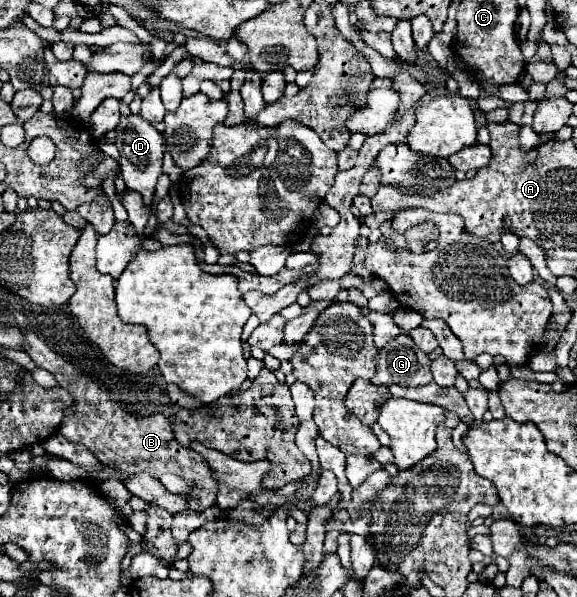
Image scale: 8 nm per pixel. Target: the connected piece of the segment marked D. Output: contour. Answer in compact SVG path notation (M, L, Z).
M130 115L122 117L118 129L116 129L116 147L120 151L120 175L126 181L126 187L132 191L138 191L144 197L144 205L152 205L154 199L154 187L162 173L162 155L164 155L164 141L162 135L142 117Z

